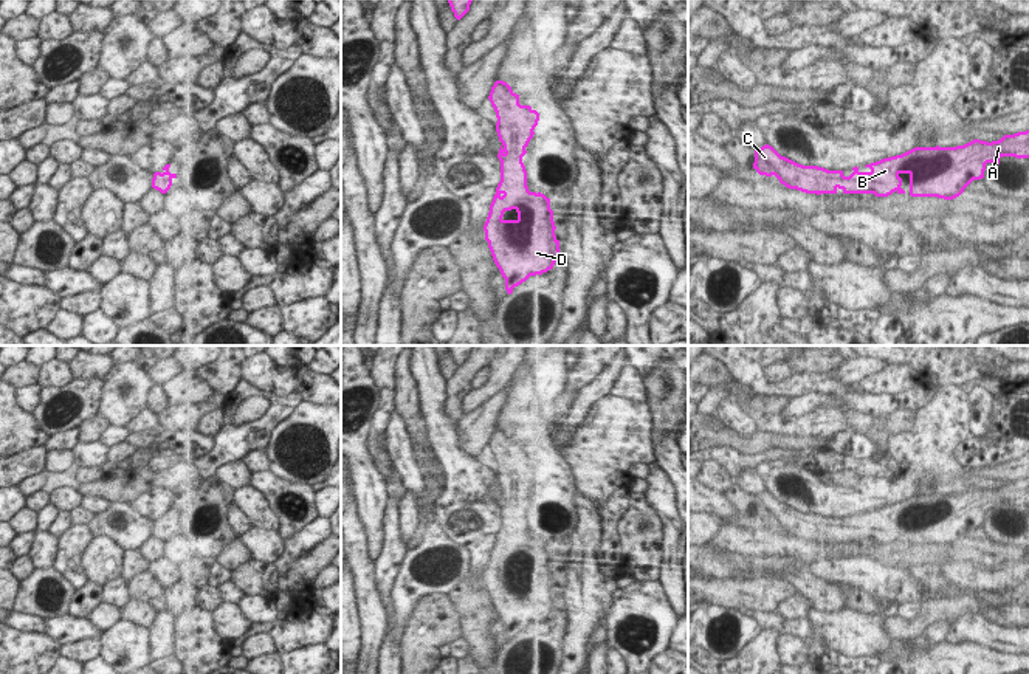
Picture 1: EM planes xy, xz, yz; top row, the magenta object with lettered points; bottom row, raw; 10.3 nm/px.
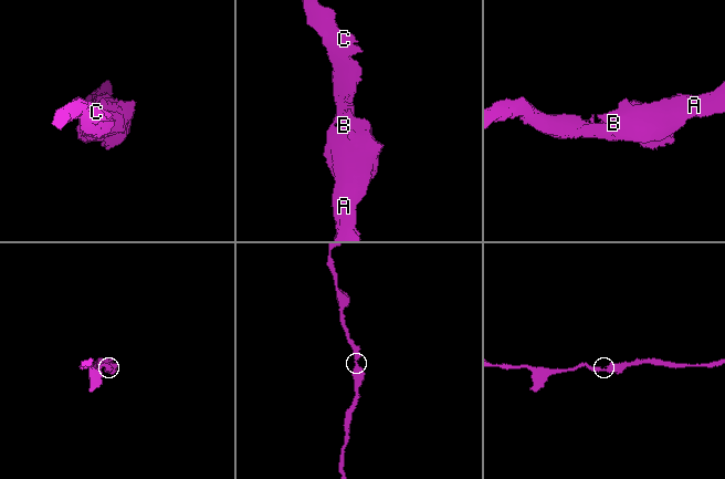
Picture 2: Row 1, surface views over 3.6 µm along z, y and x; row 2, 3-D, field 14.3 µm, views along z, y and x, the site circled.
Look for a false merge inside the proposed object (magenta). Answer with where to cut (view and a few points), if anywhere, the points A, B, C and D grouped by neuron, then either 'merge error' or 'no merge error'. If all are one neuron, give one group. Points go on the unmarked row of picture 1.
no cut | A B C D | no merge error

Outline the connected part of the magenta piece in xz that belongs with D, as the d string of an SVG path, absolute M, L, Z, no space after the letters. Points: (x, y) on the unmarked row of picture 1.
M496 428L488 443L496 459L496 479L502 490L501 528L484 572L493 607L505 626L508 641L530 623L547 620L559 604L550 545L530 539L522 504L535 482L539 460L519 451L519 442Z

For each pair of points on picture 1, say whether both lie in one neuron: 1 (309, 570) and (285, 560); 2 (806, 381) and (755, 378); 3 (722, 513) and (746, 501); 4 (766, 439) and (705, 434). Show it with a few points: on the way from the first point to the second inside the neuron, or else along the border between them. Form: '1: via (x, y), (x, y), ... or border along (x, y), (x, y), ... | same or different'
1: border along (323, 541), (281, 578) | different
2: via (794, 388), (767, 389) | same
3: border along (735, 501), (741, 515), (752, 516) | different
4: via (750, 440), (721, 437) | same

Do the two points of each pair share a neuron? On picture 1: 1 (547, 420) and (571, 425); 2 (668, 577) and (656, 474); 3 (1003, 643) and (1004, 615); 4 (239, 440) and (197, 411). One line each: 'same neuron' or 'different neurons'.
1: different neurons
2: same neuron
3: different neurons
4: different neurons

